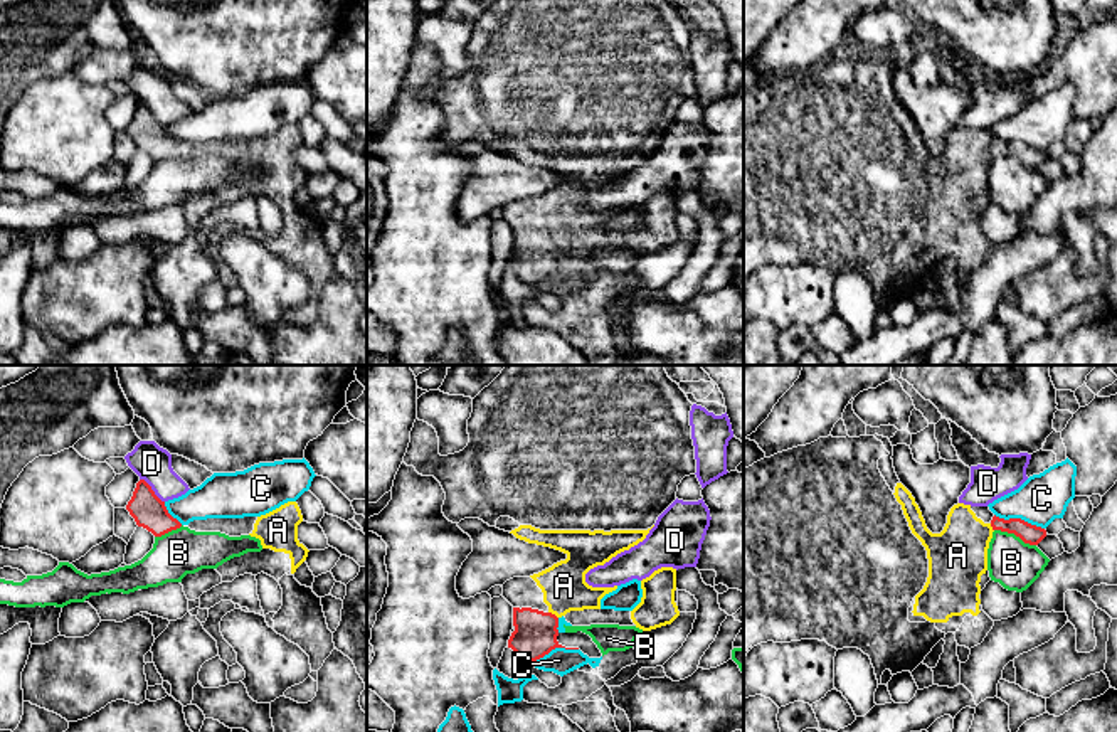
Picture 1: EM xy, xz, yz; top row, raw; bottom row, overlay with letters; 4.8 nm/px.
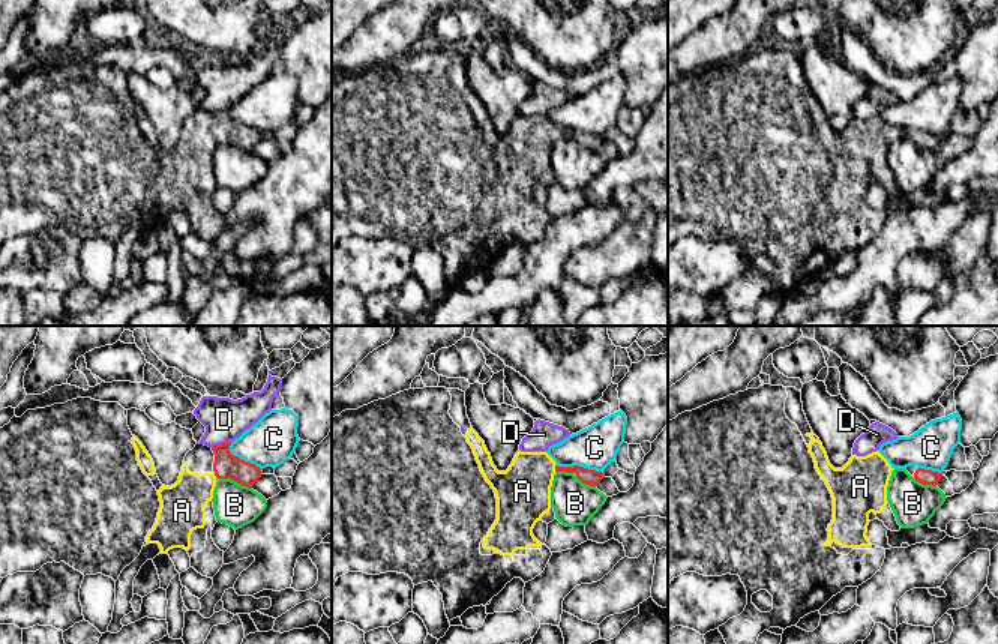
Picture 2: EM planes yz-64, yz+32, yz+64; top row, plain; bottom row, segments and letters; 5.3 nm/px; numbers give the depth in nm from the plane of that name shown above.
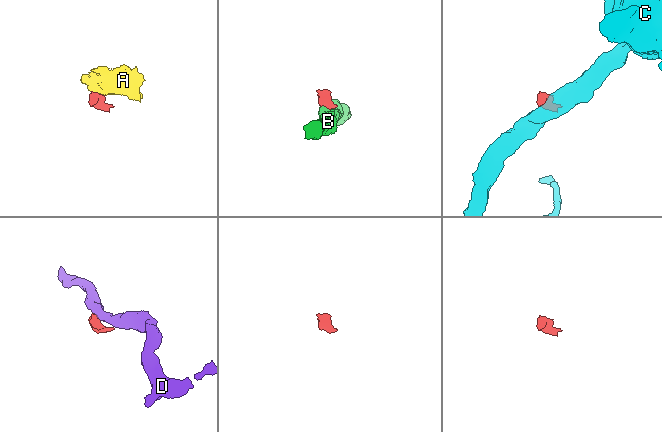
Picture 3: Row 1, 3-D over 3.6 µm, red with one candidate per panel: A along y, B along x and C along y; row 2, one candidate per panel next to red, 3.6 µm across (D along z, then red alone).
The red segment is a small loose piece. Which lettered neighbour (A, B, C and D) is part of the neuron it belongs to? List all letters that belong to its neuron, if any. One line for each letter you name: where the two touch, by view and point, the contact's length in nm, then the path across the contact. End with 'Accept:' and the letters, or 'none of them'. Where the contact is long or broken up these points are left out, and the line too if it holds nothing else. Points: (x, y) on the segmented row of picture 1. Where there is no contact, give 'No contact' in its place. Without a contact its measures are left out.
A: Touches red at xz (554, 615). Shared border 60 nm. Path across: xz (535, 633), (554, 615), (564, 586)
Accept: A

